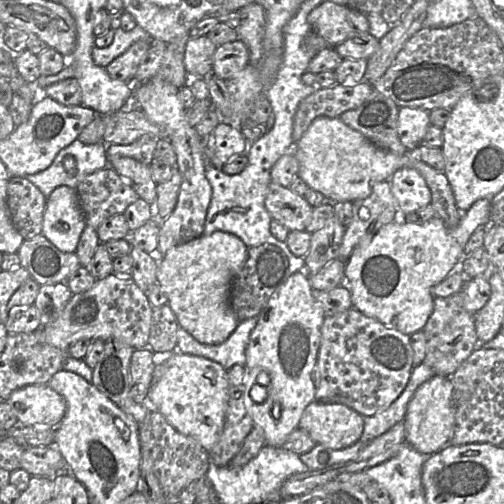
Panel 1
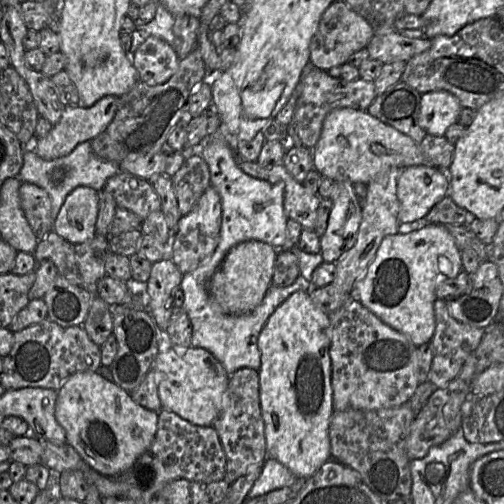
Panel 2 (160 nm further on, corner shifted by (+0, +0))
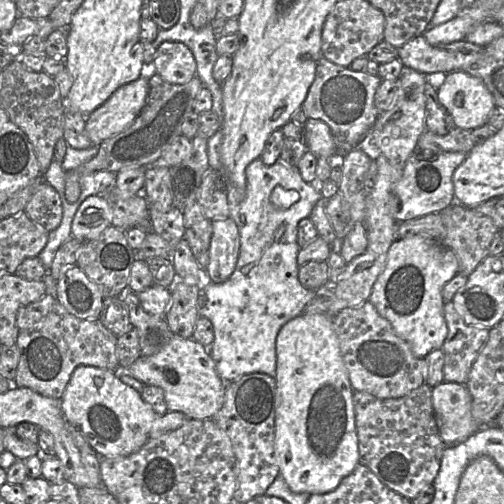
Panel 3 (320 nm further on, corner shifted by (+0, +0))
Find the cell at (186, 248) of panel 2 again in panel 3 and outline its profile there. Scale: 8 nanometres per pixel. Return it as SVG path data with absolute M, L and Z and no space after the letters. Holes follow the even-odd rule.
M230 217L212 219L209 264L205 269L212 282L225 282L235 271L236 242L237 227Z

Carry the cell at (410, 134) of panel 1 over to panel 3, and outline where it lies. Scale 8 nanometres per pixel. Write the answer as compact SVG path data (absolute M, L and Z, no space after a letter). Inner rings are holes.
M464 71L448 73L444 83L437 88L438 102L450 115L455 128L473 130L486 125L497 109L494 97L484 81Z

